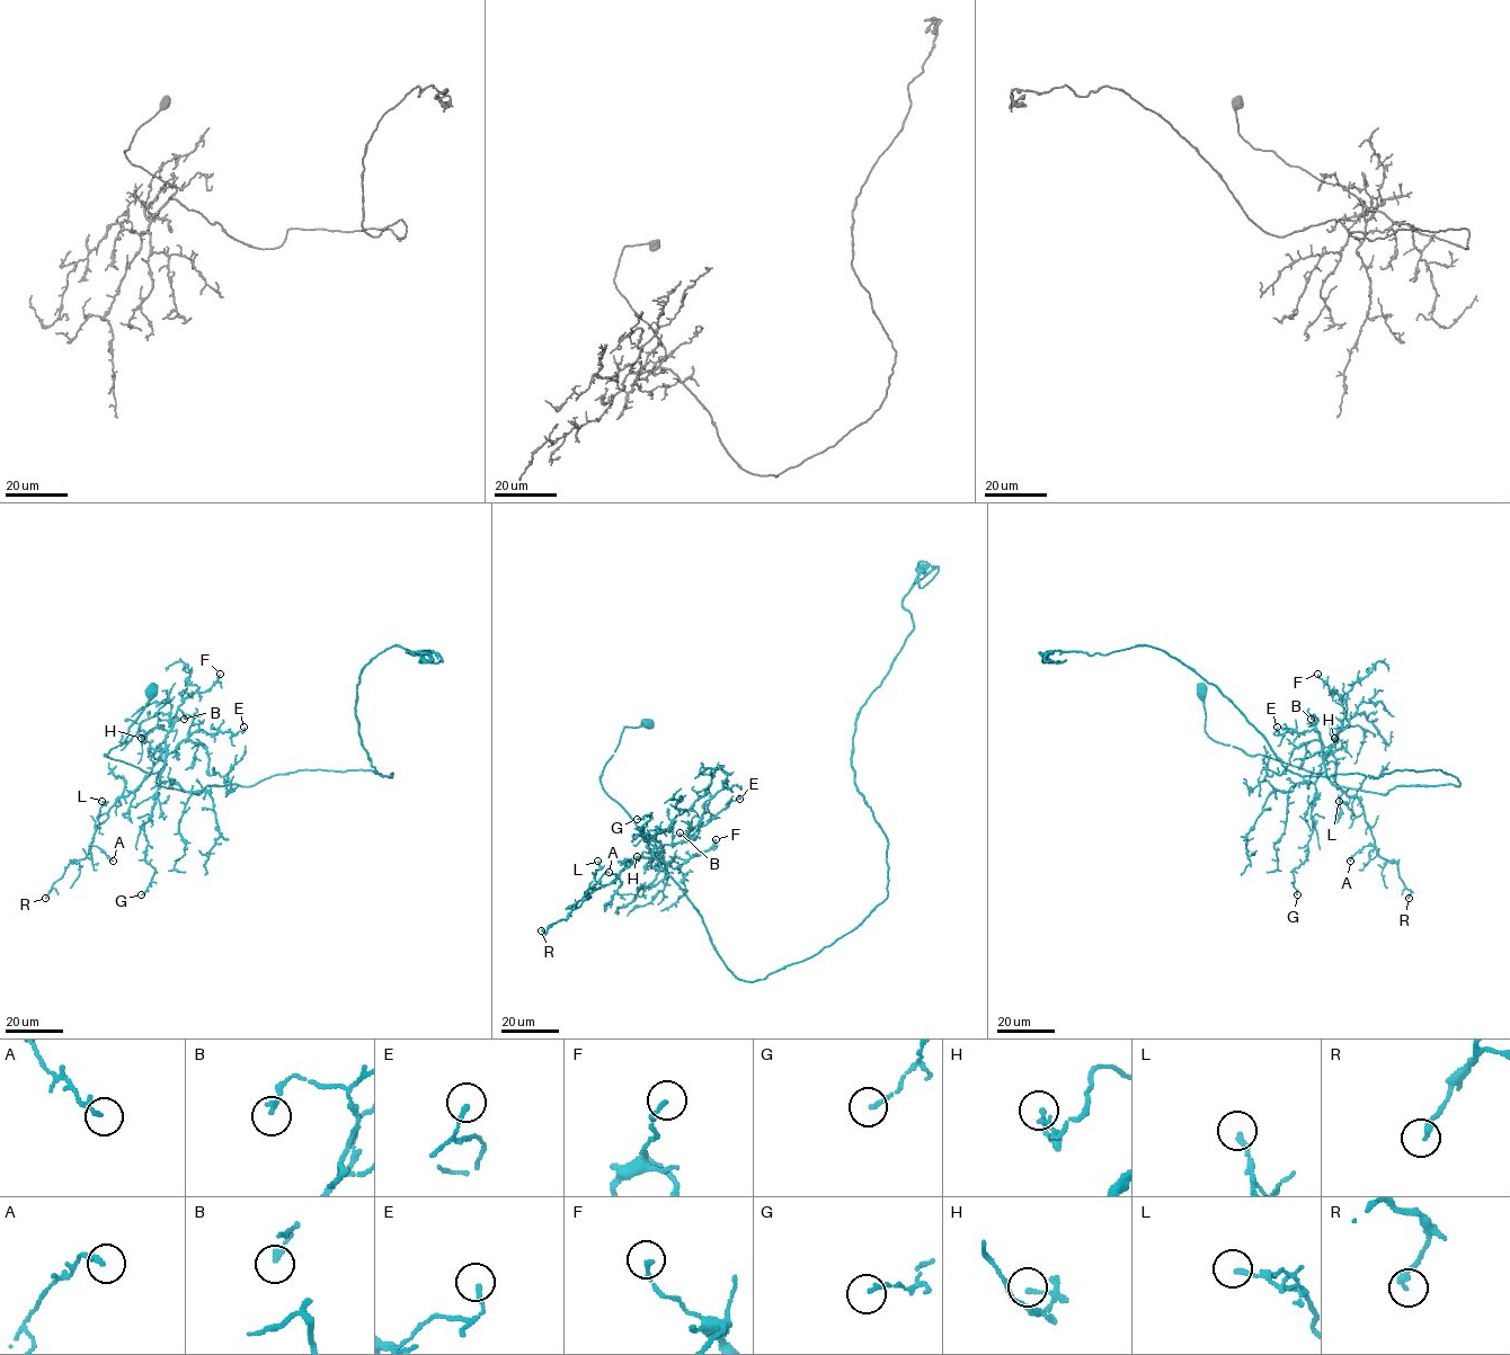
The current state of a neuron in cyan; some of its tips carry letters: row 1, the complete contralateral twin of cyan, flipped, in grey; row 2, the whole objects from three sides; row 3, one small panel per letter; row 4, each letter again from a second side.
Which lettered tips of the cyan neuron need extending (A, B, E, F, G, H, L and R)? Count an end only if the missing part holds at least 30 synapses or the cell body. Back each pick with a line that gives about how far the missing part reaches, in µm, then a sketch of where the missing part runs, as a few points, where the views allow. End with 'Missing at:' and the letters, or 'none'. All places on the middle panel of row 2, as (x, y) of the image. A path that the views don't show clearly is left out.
Missing at: none

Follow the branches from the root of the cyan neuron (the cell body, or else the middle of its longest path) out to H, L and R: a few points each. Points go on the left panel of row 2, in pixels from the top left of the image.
H: (151, 693), (125, 740), (104, 754), (157, 773), (163, 764), (167, 731), (154, 728), (145, 740), (141, 738)
L: (151, 693), (125, 740), (104, 754), (147, 773), (162, 768), (165, 749), (143, 781), (99, 816), (101, 801)
R: (151, 693), (125, 740), (104, 754), (147, 773), (162, 768), (165, 749), (45, 898)

